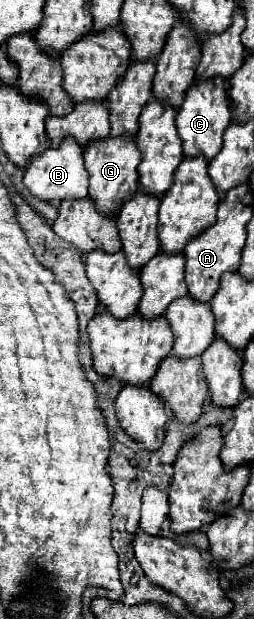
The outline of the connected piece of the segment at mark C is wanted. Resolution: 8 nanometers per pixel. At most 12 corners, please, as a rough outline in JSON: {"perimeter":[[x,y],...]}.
{"perimeter":[[195,81],[175,125],[185,157],[211,161],[231,123],[225,81]]}

